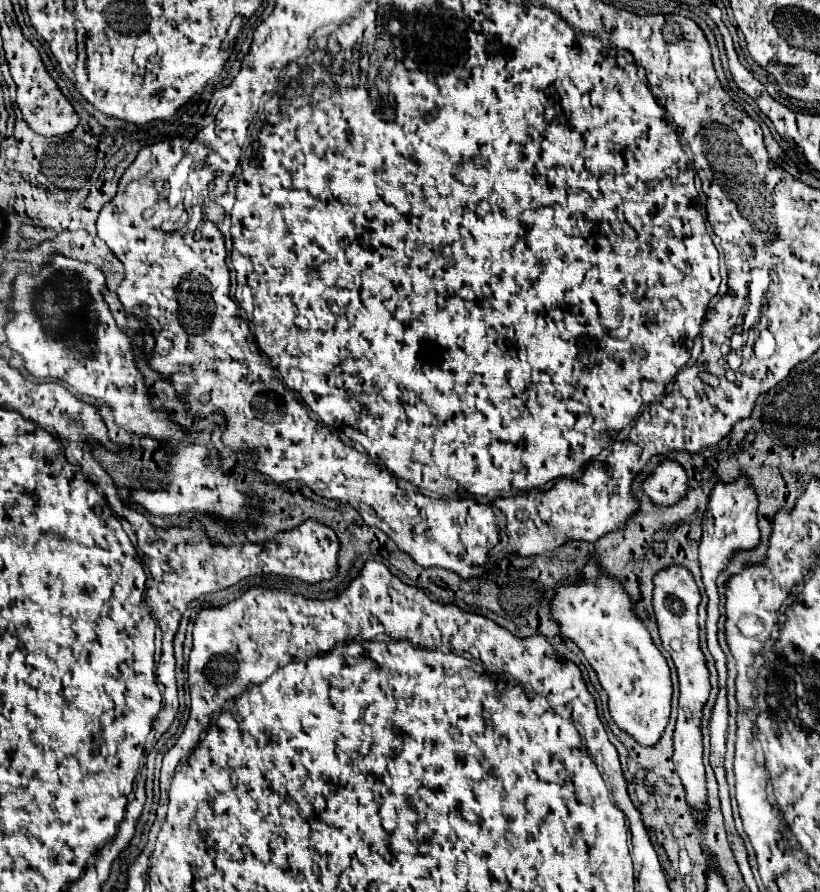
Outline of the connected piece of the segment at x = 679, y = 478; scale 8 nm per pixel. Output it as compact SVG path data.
M665 460L657 466L653 476L649 476L643 482L645 494L653 500L657 506L669 506L687 492L687 474L675 460Z

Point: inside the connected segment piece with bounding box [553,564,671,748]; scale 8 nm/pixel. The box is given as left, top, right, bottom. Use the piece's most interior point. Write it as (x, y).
(596, 614)

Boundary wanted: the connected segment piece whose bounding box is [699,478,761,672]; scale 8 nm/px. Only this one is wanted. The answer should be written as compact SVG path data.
M739 478L733 484L717 484L711 492L705 516L703 516L703 538L701 538L701 546L699 546L699 562L701 562L701 572L703 572L703 582L705 582L705 590L709 596L709 606L707 606L707 644L709 650L715 658L715 664L721 664L721 668L717 668L719 672L723 672L723 668L727 668L727 658L723 654L723 650L719 648L717 642L717 620L719 620L719 594L717 594L717 576L727 568L729 560L733 558L735 552L739 550L753 550L757 548L761 542L761 534L759 534L759 526L757 526L757 498L753 496L753 488L749 488L749 480Z

